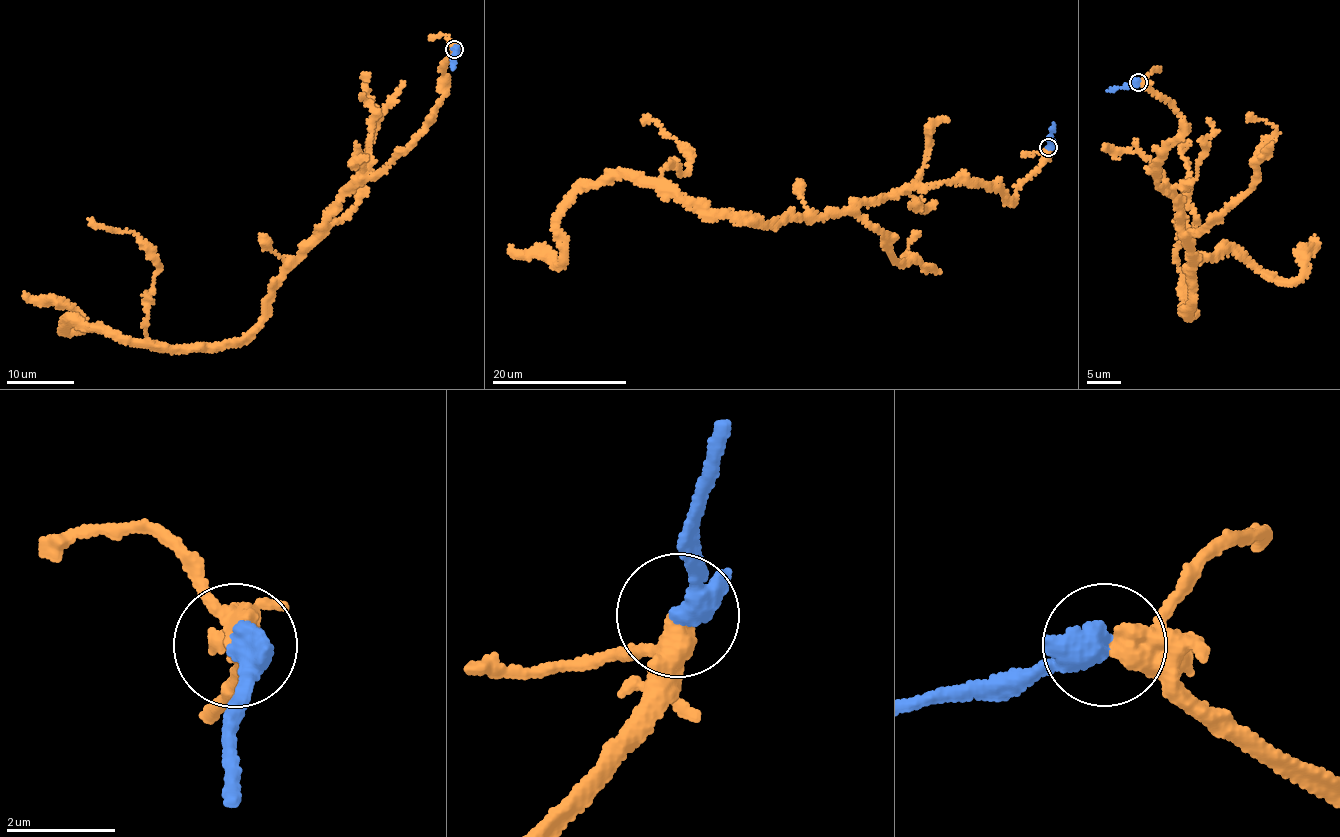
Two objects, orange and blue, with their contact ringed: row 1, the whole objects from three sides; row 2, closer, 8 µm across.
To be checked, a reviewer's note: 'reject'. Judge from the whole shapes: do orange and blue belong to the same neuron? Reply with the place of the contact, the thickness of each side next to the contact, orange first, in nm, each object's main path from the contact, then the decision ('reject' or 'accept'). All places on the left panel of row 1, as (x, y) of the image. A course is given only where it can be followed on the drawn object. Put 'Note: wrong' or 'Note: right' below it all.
(454, 49) | 380/550 nm | orange via (453, 50), (426, 127), (343, 195), (240, 339), (153, 345), (74, 321), (69, 332), (76, 312), (23, 292) | blue via (454, 50), (454, 68) | accept
Note: wrong

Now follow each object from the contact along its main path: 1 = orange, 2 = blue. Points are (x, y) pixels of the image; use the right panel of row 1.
1: (1138, 82), (1182, 121), (1155, 170), (1193, 265), (1181, 312), (1202, 256), (1297, 280), (1314, 235)
2: (1138, 83), (1108, 90)

